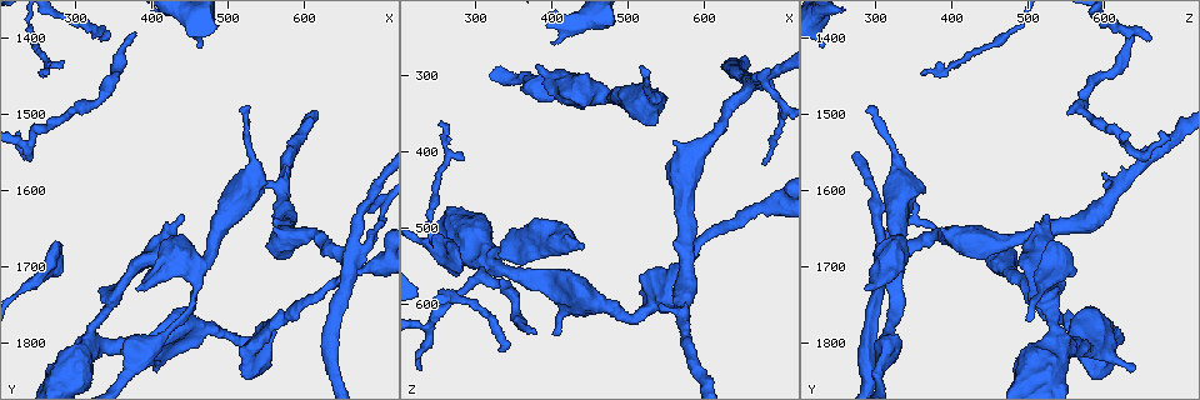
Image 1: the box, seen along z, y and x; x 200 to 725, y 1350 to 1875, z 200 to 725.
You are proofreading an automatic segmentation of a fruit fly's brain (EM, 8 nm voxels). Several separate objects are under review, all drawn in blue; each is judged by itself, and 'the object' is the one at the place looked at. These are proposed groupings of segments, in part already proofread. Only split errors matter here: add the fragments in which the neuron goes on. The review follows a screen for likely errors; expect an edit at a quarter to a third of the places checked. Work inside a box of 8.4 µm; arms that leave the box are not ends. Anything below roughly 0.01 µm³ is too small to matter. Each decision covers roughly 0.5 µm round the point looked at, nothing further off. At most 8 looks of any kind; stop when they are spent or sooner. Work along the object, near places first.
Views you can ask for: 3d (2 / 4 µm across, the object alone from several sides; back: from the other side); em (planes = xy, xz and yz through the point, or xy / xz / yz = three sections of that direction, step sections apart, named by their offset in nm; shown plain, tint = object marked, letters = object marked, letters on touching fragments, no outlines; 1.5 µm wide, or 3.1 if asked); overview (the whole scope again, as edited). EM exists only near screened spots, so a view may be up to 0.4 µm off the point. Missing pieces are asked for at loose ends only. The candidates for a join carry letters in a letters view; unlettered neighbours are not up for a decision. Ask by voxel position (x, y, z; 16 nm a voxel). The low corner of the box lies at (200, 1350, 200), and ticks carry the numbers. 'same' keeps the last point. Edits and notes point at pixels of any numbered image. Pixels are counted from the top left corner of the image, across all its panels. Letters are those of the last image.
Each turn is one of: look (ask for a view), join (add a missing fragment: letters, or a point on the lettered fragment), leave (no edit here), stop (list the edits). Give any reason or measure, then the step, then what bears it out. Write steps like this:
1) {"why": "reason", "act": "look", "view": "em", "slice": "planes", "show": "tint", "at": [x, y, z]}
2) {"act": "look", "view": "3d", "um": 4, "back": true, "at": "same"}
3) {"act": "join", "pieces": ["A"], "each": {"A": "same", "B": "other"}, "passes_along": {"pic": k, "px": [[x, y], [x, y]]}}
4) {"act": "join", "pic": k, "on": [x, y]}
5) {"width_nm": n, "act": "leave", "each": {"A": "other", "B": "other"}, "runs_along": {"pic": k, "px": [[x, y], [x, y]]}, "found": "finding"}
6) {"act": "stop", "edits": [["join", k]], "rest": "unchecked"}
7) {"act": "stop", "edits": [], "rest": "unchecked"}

{"why": "an open end", "act": "look", "view": "3d", "um": 4, "at": [275, 1670, 525]}

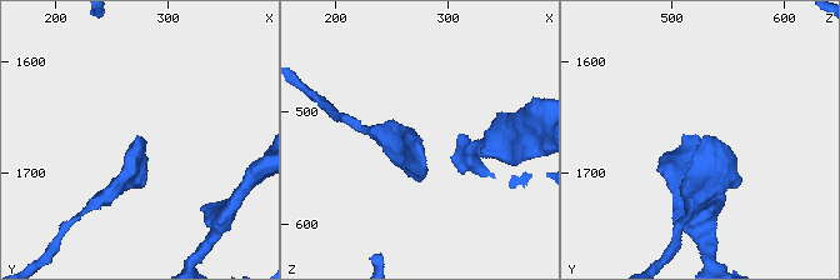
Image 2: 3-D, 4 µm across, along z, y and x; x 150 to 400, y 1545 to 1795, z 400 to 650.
{"act": "look", "view": "em", "slice": "planes", "show": "plain", "at": [274, 1668, 530]}

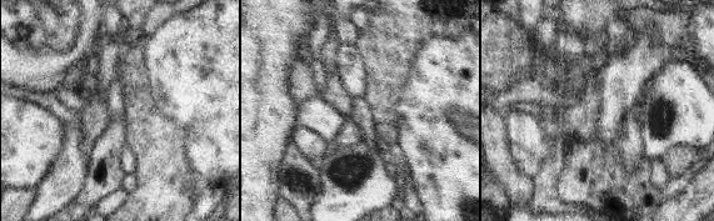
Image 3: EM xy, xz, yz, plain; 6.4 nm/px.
{"why": "what lies round it", "act": "look", "view": "em", "slice": "planes", "show": "letters", "at": "same"}

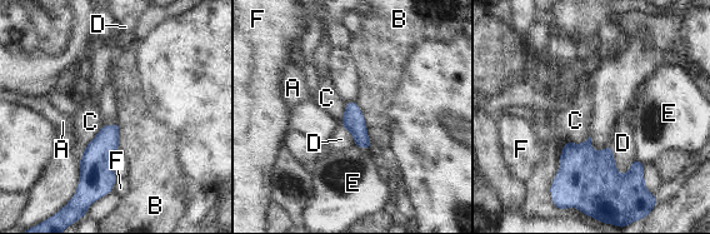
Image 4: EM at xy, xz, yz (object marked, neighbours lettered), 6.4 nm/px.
{"act": "leave", "each": {"A": "other", "B": "other", "C": "other", "D": "other", "E": "other", "F": "other"}, "border": {"pic": 4, "px": [[355, 101], [364, 116], [373, 148]]}, "found": "no lettered fragment goes on from it"}

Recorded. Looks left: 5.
{"act": "look", "view": "em", "slice": "planes", "show": "letters", "at": [675, 1680, 410]}

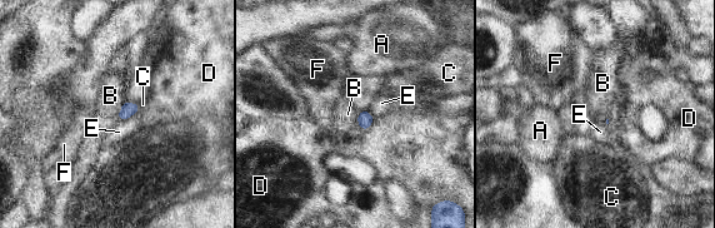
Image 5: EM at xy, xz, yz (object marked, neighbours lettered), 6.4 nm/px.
{"act": "leave", "each": {"A": "other", "B": "other", "C": "other", "D": "other", "E": "other", "F": "other"}, "border": {"pic": 5, "px": [[125, 100], [116, 119]]}, "found": "none of them fits"}

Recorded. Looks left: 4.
{"why": "branch stops here", "act": "look", "view": "em", "slice": "planes", "show": "letters", "at": [515, 1495, 285]}

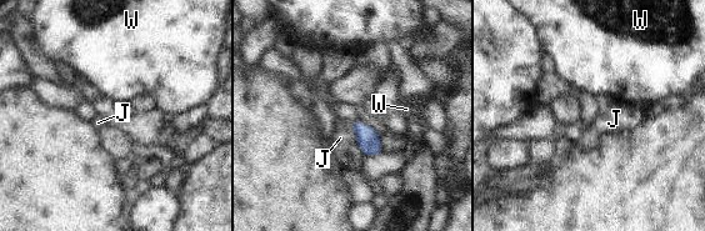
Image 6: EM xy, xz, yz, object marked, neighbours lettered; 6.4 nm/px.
{"longest_contact_nm": ["J", 60], "act": "leave", "each": {"J": "other", "W": "other"}, "border": {"pic": 6, "px": [[350, 124], [354, 131]]}, "found": "none of them fits"}

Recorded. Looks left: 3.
{"act": "stop", "edits": [], "rest": "unchecked"}

